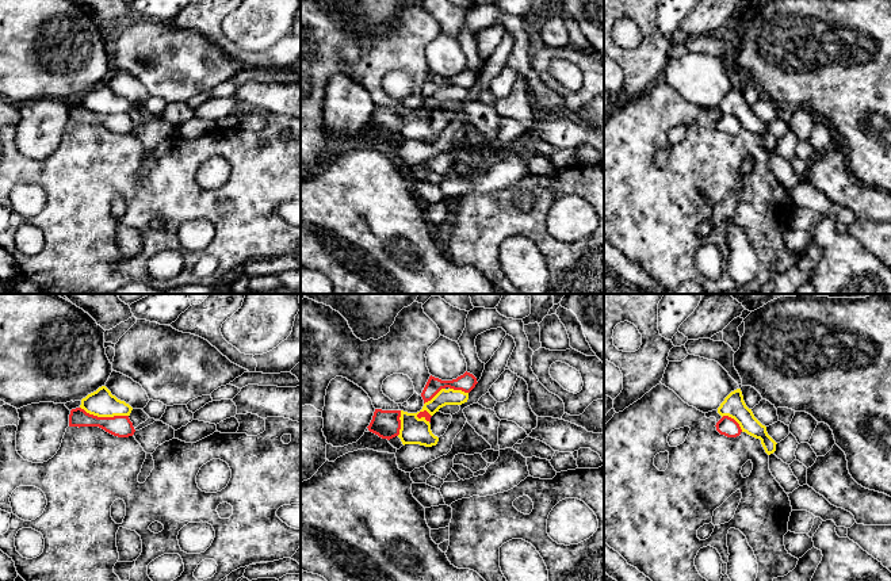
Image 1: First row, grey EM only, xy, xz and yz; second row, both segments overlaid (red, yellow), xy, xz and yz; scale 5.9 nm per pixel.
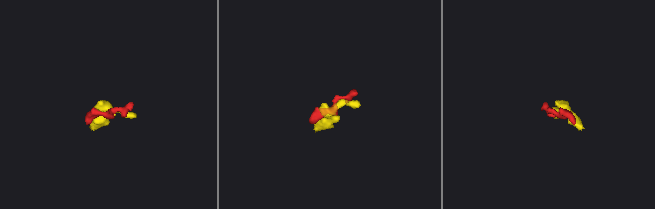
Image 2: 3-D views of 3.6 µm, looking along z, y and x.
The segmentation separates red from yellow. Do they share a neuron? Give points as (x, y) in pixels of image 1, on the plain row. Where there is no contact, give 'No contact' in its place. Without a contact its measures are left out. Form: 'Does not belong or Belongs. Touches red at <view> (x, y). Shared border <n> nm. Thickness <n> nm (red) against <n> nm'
Does not belong. Touches red at xy (104, 114). Shared border 300 nm. Thickness 130 nm (red) against 160 nm

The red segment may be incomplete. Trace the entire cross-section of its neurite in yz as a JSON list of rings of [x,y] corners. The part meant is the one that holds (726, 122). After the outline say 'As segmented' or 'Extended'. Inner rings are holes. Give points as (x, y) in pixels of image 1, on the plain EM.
[[[723,112],[718,119],[716,119],[716,127],[720,131],[724,131],[727,134],[737,134],[741,131],[742,126],[739,123],[739,121],[729,114],[729,112]]]. As segmented

